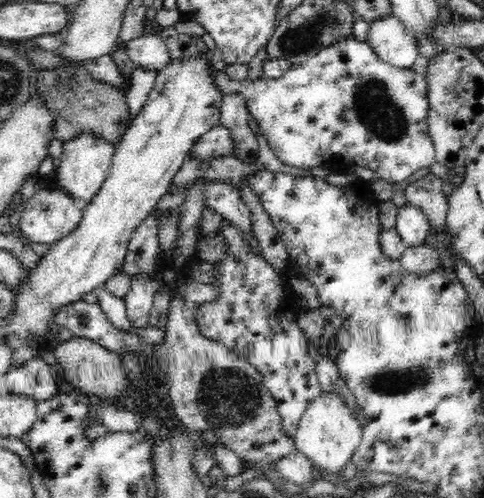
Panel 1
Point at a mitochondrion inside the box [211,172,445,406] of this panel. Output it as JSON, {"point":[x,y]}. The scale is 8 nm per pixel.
{"point":[397,384]}

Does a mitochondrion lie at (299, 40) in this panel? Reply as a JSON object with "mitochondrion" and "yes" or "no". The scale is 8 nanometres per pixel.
{"mitochondrion":"yes"}

